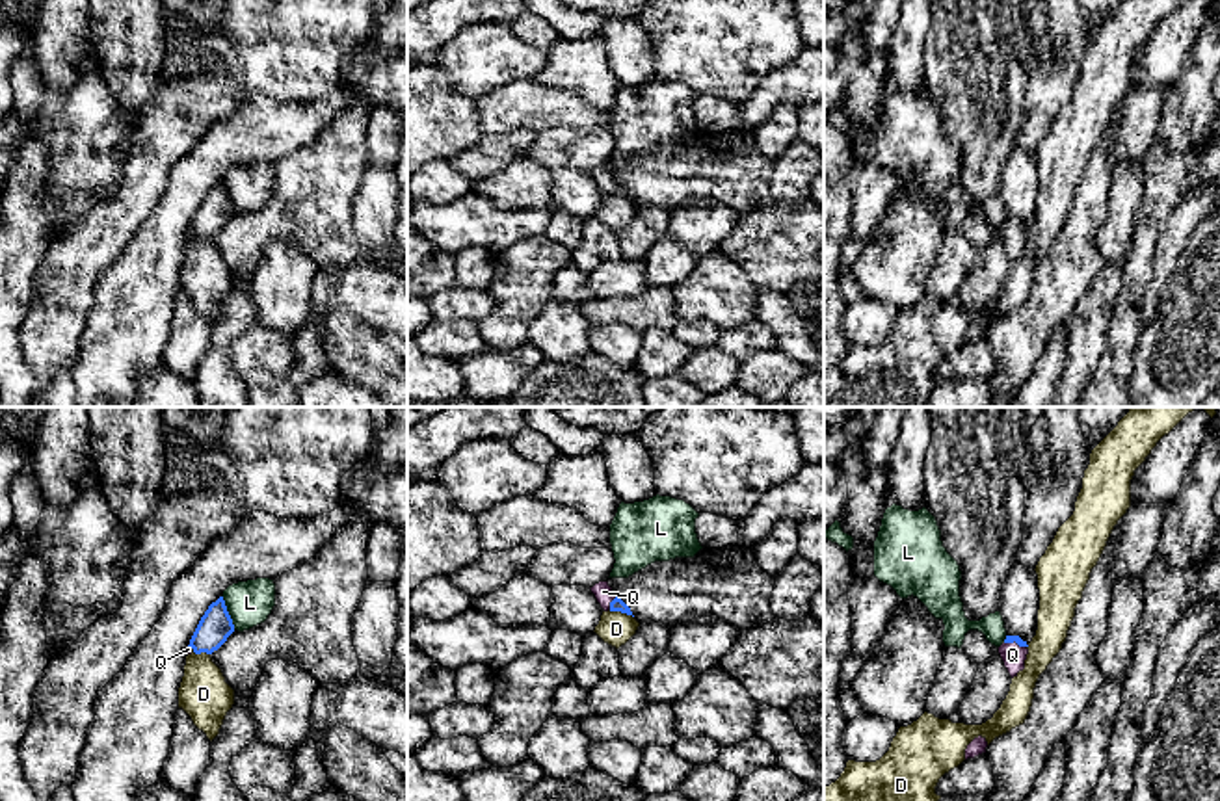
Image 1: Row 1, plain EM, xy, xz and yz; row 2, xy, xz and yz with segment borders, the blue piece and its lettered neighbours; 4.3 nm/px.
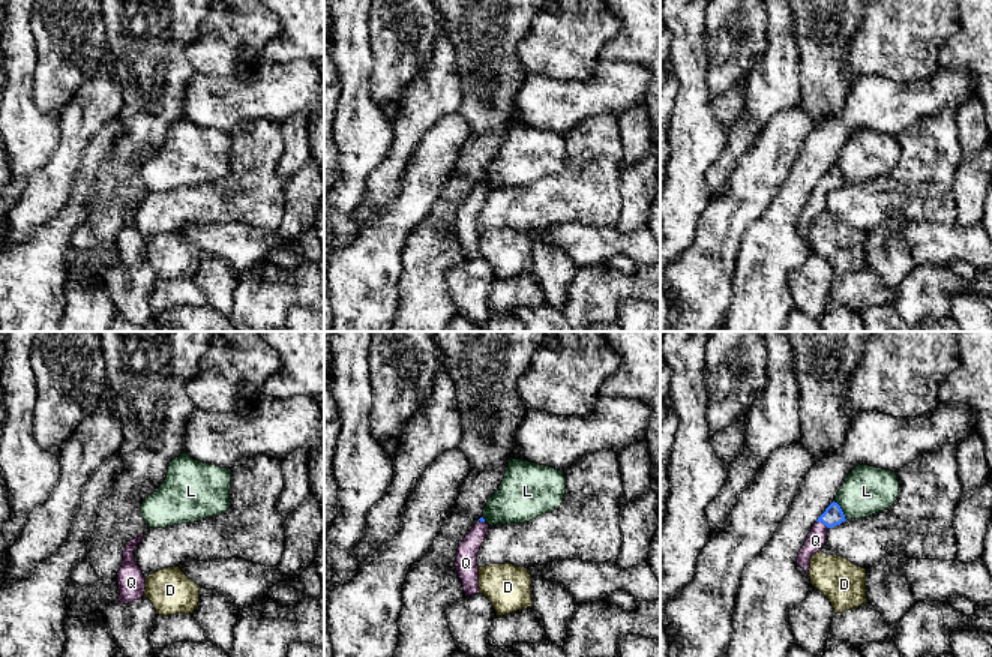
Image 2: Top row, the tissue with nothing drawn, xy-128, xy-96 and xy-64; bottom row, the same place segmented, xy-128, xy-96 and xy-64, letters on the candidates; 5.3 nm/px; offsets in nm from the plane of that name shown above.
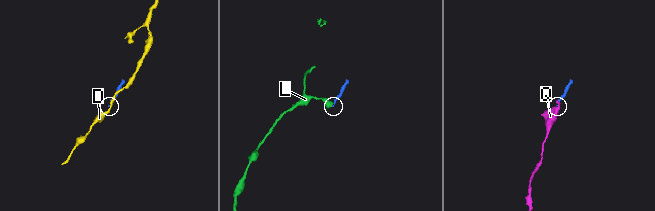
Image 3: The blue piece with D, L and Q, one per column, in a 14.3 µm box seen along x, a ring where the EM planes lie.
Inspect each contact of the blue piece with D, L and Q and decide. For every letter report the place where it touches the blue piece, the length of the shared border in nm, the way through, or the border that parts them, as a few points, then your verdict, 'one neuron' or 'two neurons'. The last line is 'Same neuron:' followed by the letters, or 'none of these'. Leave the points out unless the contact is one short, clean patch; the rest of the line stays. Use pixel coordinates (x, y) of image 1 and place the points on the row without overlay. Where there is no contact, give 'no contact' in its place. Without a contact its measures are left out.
D: contact xz (622, 196); length 120 nm; two neurons
L: contact xy (227, 196); length 160 nm; border xy (222, 179), (235, 212); two neurons
Q: contact xz (610, 186); length 70 nm; way xz (616, 188), (610, 186), (603, 175); one neuron
Same neuron: Q

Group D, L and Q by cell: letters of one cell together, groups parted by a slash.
D / L / Q

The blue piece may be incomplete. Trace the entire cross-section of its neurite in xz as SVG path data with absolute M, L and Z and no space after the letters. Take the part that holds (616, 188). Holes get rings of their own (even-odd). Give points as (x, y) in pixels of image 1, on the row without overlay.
M599 165L590 173L604 195L610 193L632 199L630 191L612 175L608 165Z

